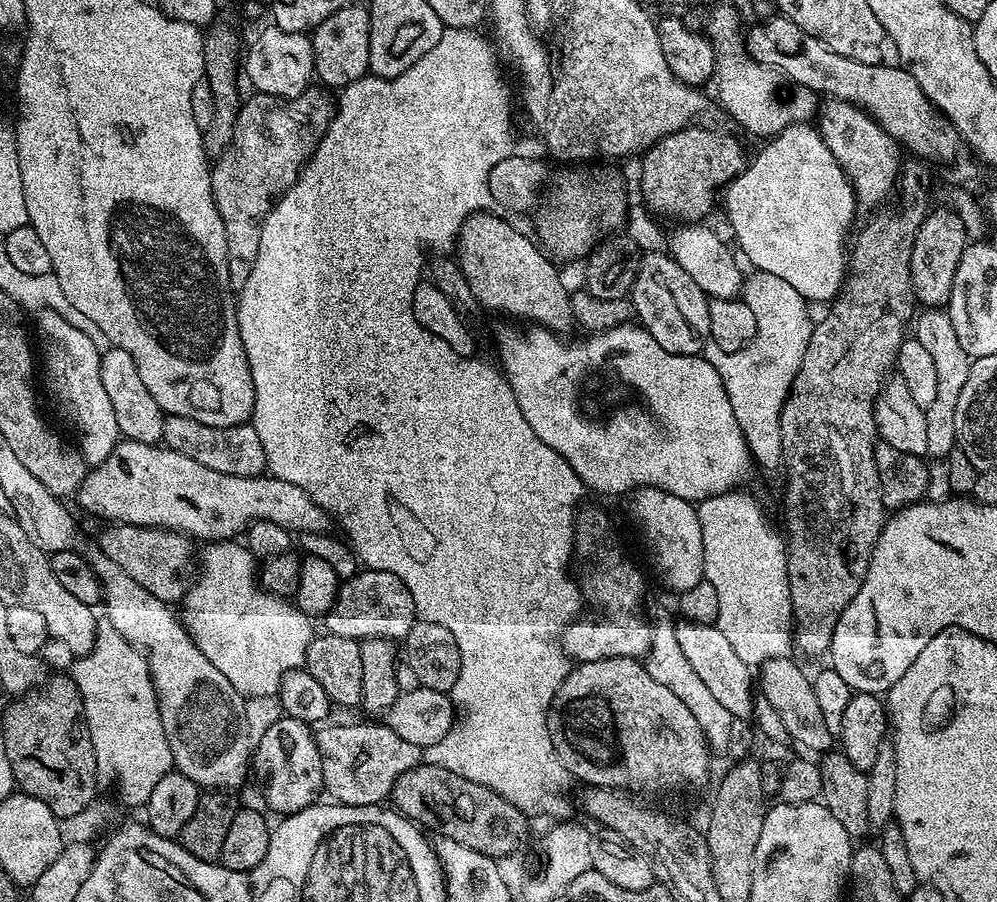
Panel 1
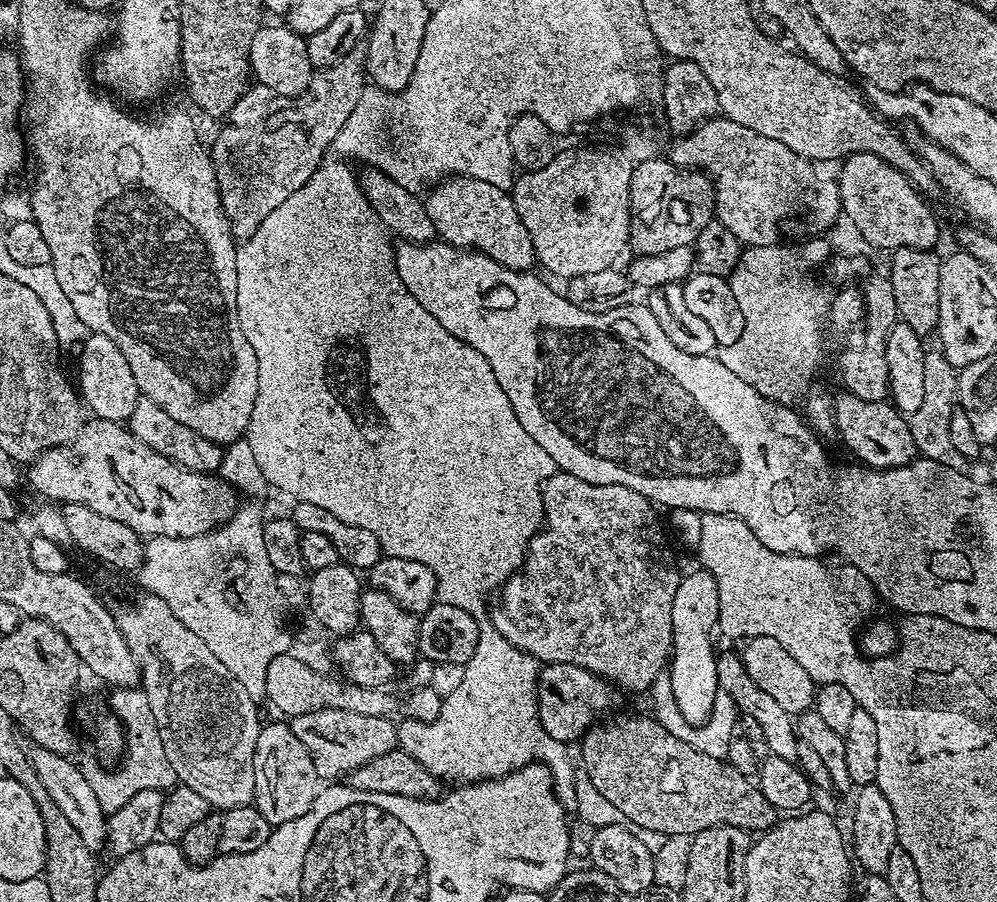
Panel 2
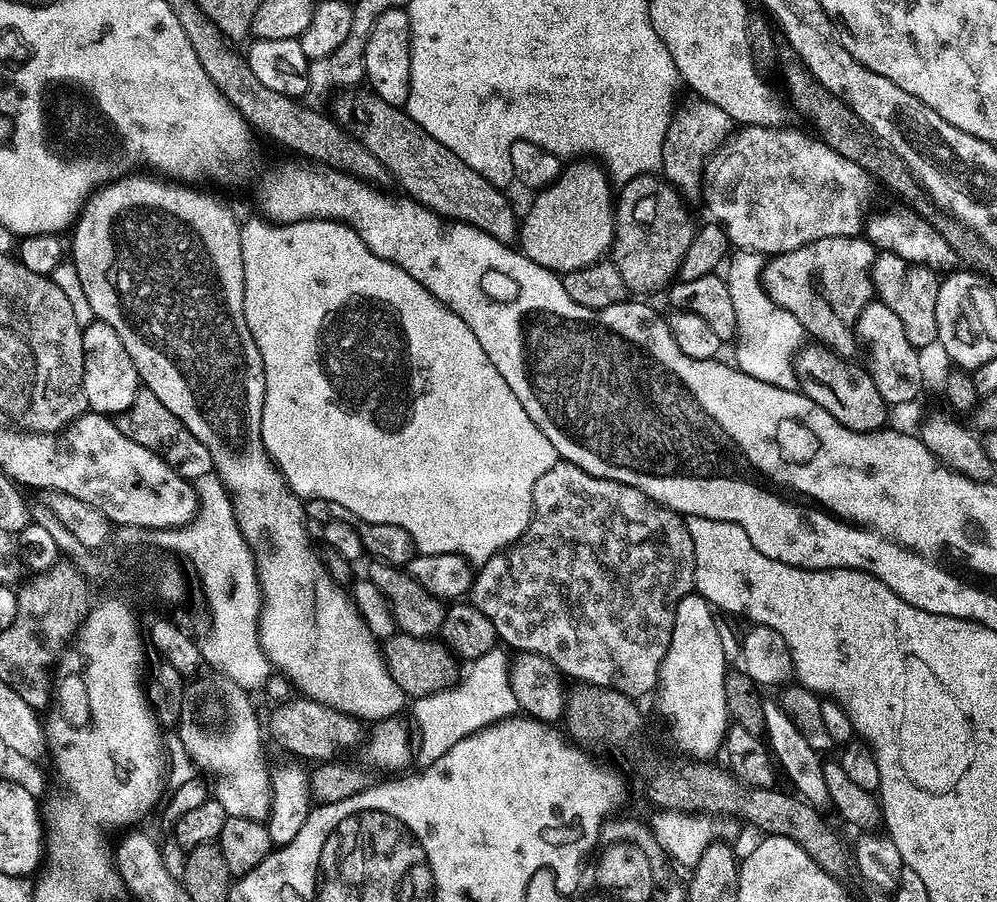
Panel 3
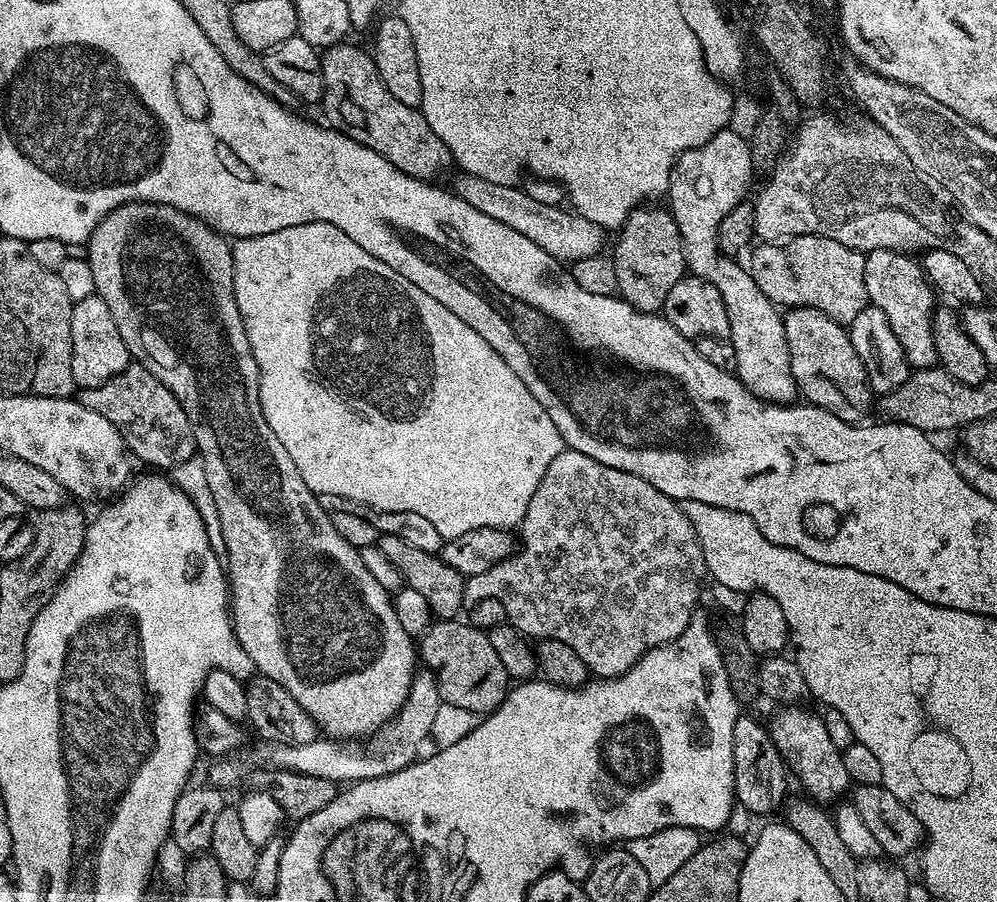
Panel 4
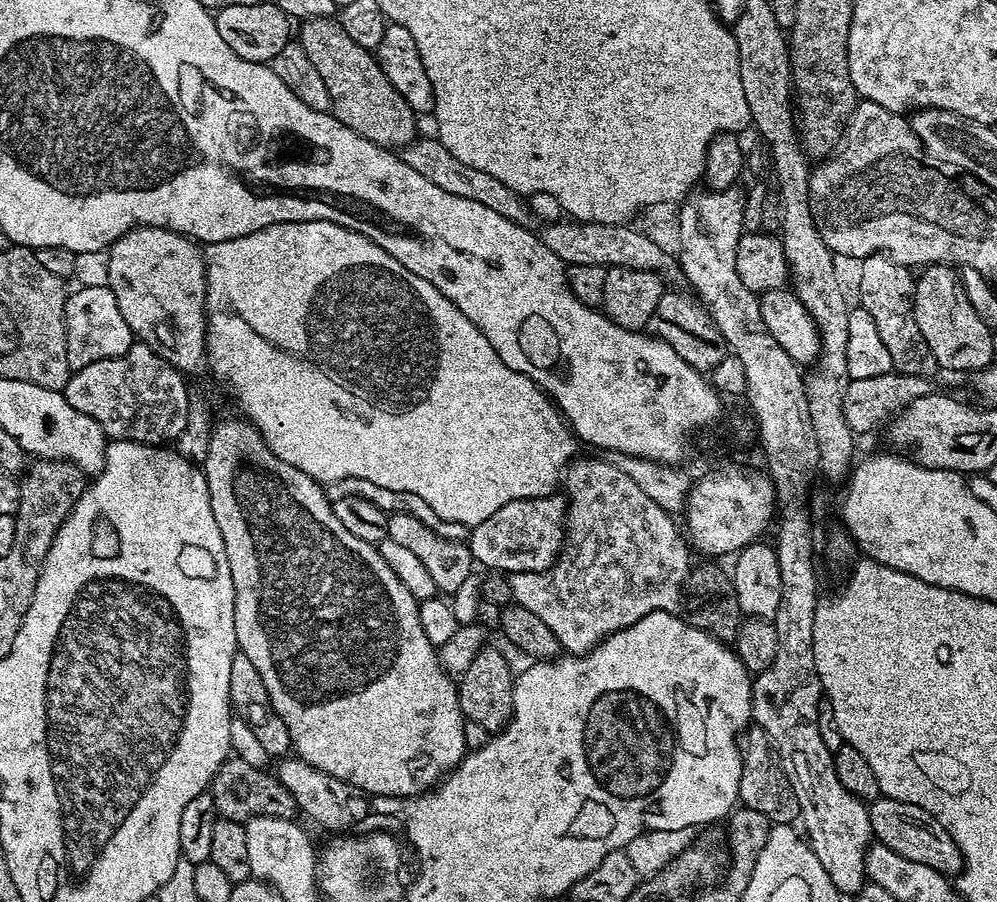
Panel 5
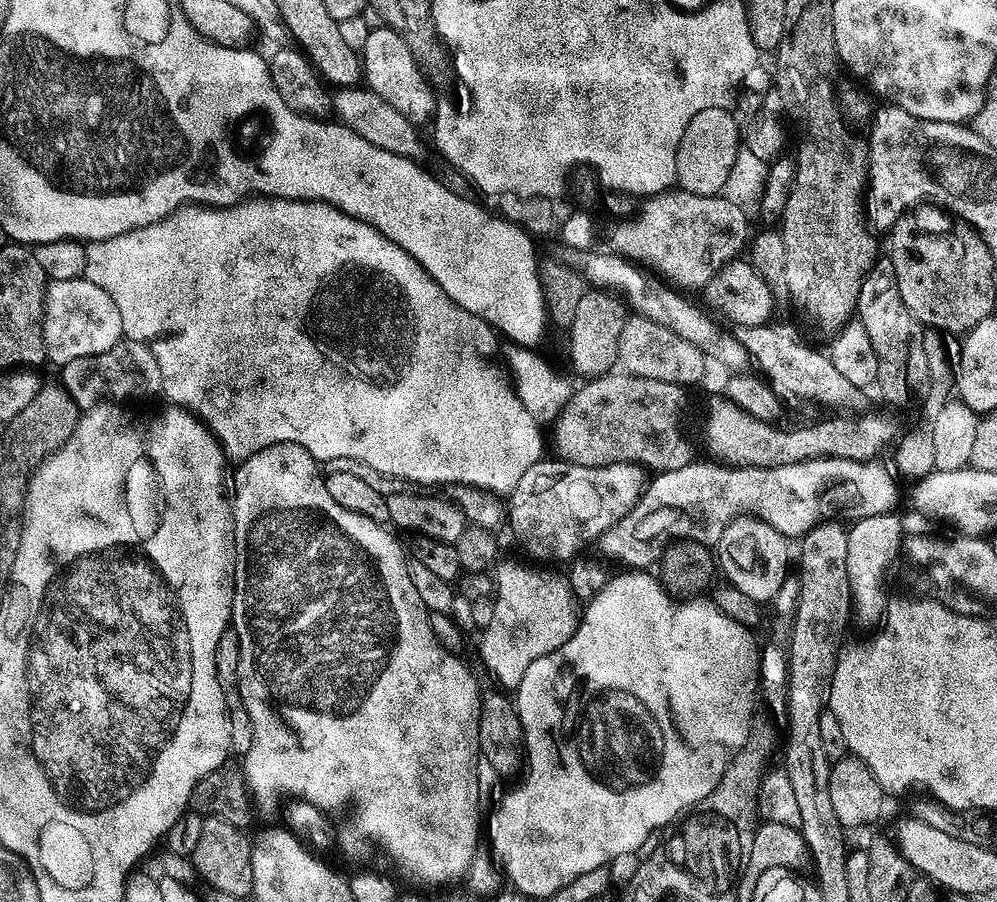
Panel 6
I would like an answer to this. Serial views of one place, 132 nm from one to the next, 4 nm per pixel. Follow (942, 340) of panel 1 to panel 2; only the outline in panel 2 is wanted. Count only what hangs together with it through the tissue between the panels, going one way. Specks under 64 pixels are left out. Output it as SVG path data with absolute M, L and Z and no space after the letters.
M928 350L922 362L924 380L922 406L910 413L908 425L910 434L914 434L914 446L917 453L925 460L933 460L942 466L963 469L966 461L962 454L954 448L950 438L950 416L958 407L958 370L951 364L944 353L939 350Z

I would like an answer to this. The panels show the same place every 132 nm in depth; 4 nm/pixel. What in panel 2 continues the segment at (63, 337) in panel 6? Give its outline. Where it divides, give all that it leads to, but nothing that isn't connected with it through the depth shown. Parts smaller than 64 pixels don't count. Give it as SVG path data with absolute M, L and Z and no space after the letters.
M94 332L84 341L80 352L80 380L78 391L93 417L102 420L127 422L134 414L134 408L142 399L138 382L126 362L126 354L106 338L106 334Z

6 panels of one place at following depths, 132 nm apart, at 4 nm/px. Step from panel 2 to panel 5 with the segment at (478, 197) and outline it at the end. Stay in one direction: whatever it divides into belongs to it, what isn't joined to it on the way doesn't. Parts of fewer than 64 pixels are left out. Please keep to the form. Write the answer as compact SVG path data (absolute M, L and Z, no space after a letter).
M313 16L305 19L298 28L298 43L306 50L314 70L326 82L326 90L332 95L331 115L342 122L354 134L374 142L379 148L400 150L417 139L417 113L390 86L390 78L382 74L380 62L369 49L358 46L350 34L335 19L326 16Z

